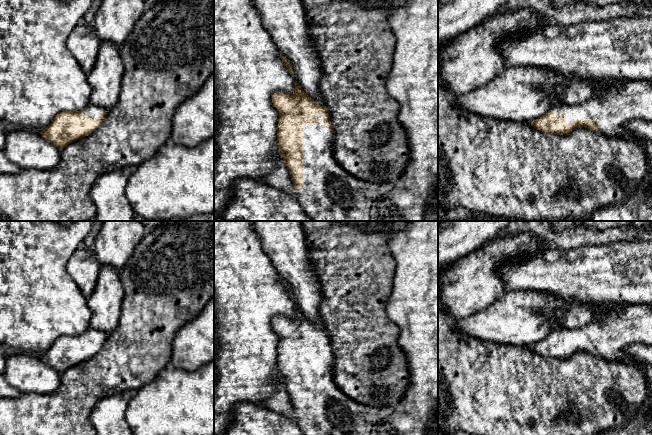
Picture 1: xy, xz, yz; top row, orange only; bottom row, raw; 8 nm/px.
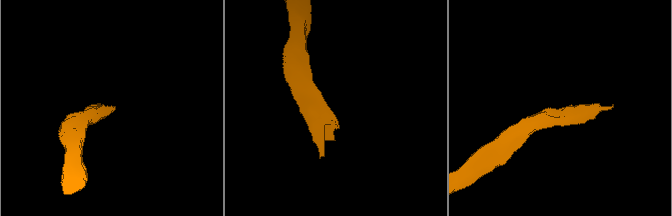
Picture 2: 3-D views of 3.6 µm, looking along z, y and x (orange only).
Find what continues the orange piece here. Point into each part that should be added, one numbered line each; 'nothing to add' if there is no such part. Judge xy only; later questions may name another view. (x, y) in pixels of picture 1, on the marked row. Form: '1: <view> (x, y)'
1: xy (91, 110)

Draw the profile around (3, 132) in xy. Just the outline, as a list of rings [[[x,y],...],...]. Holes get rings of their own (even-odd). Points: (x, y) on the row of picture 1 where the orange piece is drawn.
[[[0,121],[0,150],[4,150],[6,134],[7,134],[7,132],[5,130],[5,123]]]

